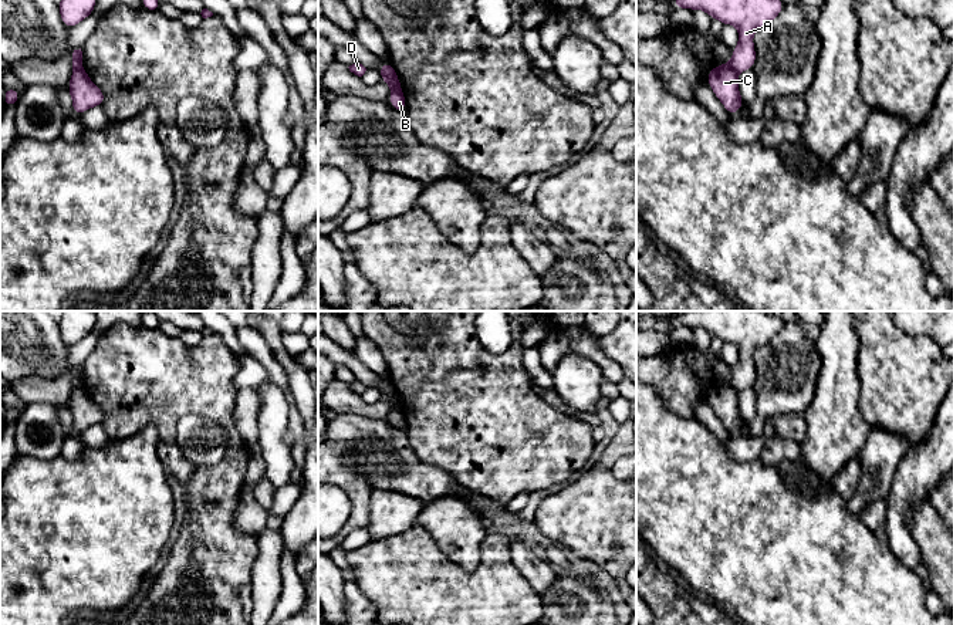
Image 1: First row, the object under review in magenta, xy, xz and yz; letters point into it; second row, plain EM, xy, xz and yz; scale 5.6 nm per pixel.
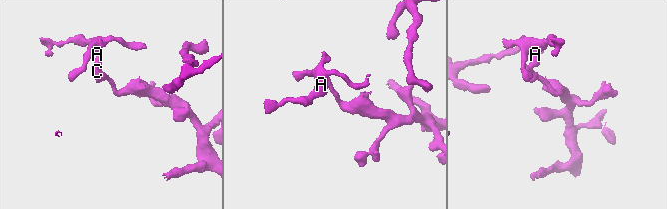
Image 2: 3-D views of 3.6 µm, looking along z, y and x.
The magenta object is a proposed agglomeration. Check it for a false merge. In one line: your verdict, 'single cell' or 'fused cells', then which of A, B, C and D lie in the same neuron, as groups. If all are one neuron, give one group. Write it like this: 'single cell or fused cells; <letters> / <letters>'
fused cells; A B D / C

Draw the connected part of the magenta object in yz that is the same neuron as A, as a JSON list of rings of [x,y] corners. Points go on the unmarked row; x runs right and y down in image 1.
[[[687,311],[675,314],[676,327],[704,328],[712,338],[720,338],[724,344],[739,347],[739,362],[733,368],[729,384],[741,391],[753,388],[756,366],[754,349],[781,331],[781,317],[767,311]]]

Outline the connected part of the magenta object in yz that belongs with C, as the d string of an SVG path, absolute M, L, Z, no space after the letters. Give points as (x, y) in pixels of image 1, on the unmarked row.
M729 382L716 384L707 392L710 406L731 433L746 422L739 411L737 392Z

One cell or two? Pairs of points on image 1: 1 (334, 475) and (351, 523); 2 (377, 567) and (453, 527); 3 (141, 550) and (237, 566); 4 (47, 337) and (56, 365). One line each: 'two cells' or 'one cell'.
1: one cell
2: two cells
3: two cells
4: one cell

